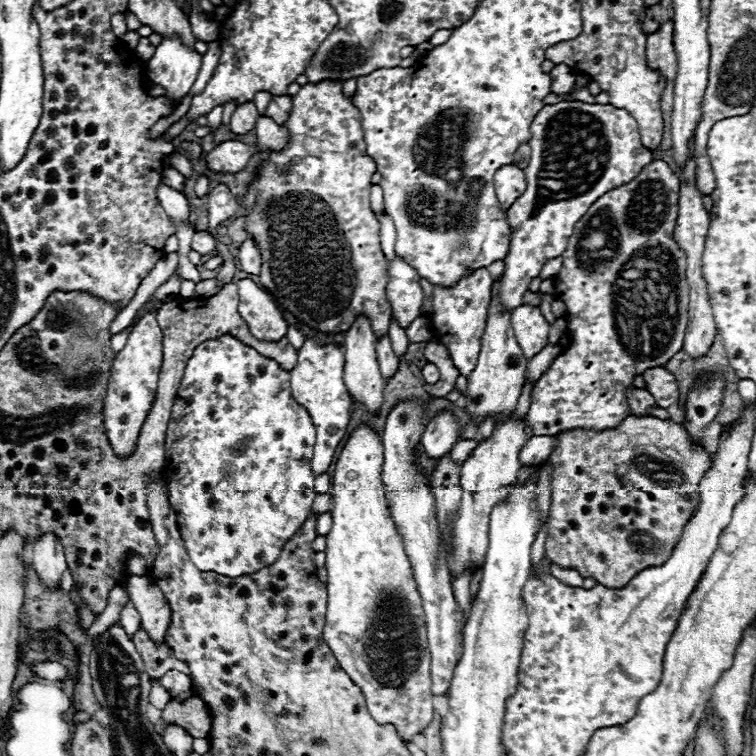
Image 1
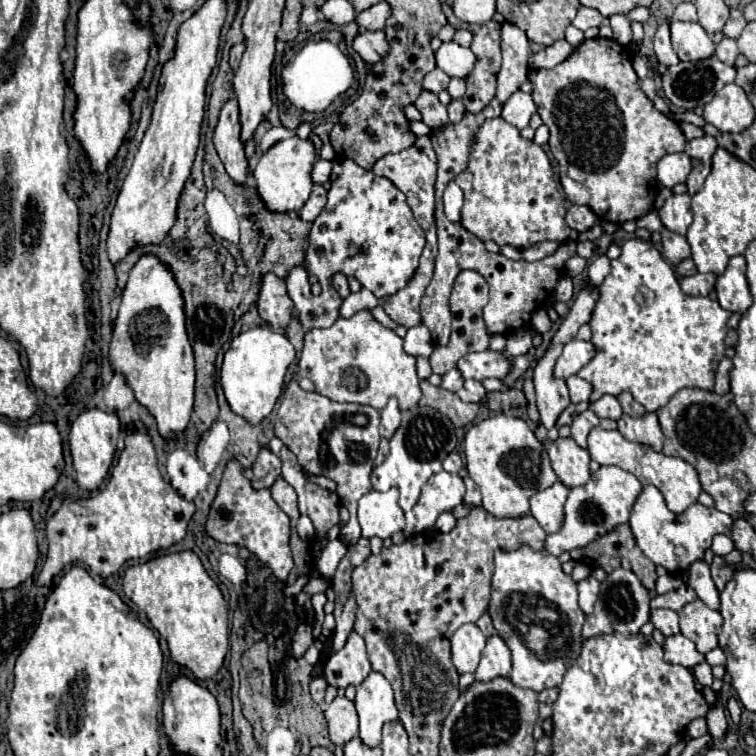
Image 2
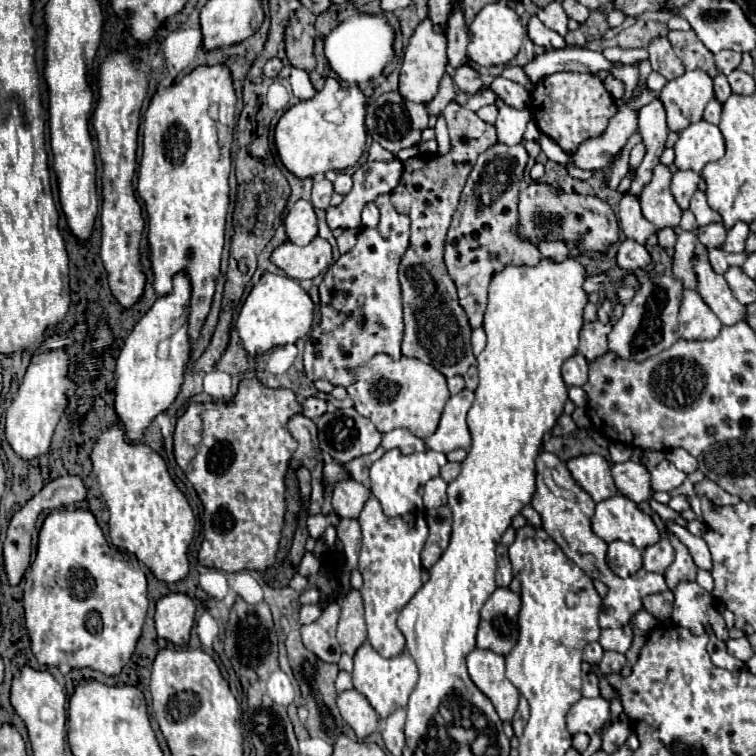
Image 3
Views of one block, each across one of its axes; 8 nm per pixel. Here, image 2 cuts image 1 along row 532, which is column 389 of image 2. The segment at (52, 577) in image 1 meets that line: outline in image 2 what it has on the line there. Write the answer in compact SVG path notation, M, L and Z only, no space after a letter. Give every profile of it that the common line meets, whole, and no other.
M378 30L378 32L360 32L354 40L354 50L364 58L364 62L376 64L386 56L390 46L384 30Z

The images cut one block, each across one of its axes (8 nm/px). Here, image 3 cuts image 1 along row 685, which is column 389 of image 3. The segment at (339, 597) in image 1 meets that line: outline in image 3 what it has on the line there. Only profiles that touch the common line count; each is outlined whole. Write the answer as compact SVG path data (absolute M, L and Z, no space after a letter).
M378 354L368 364L356 368L356 380L346 390L354 408L382 434L394 428L408 428L418 438L426 438L434 432L444 404L450 398L446 378L436 368L416 358L400 356L398 360L392 360L386 354Z

